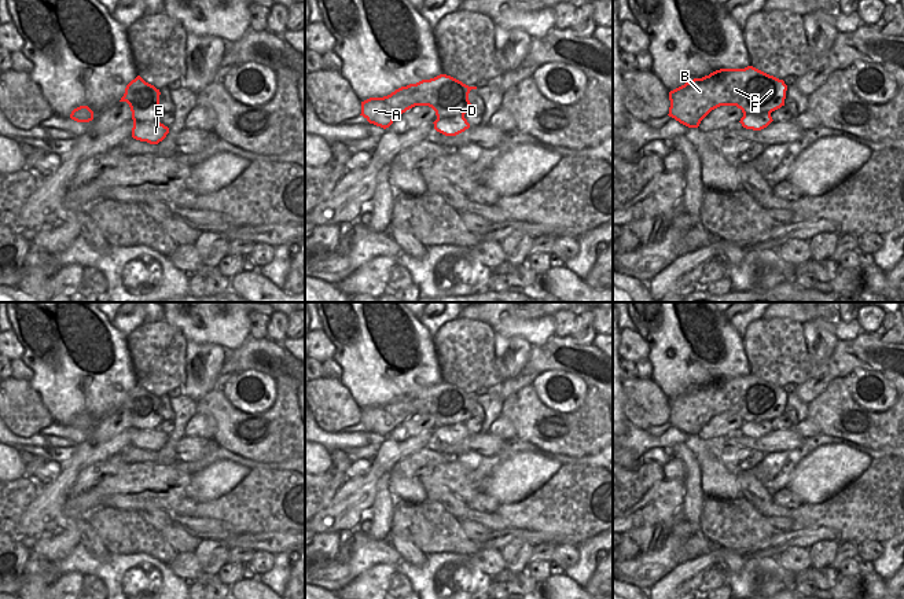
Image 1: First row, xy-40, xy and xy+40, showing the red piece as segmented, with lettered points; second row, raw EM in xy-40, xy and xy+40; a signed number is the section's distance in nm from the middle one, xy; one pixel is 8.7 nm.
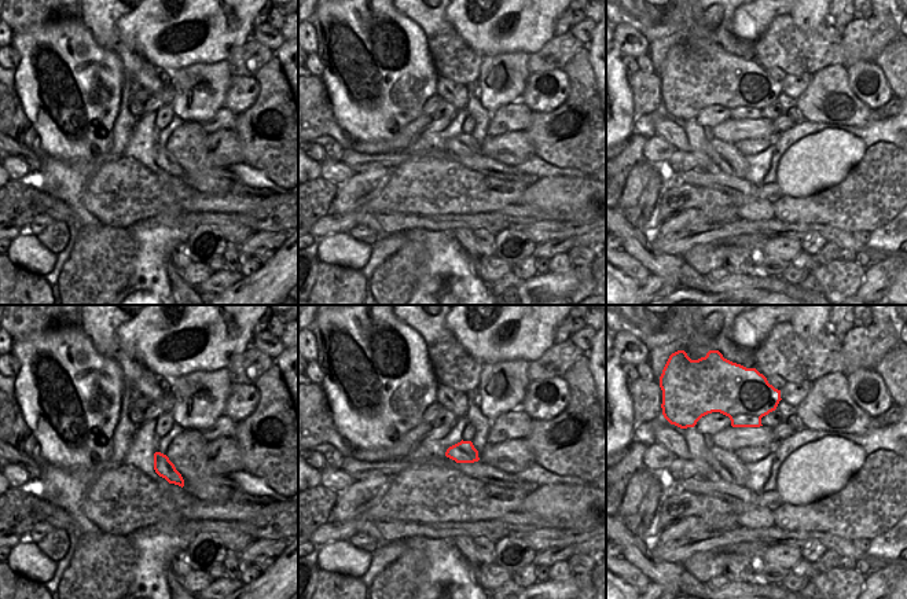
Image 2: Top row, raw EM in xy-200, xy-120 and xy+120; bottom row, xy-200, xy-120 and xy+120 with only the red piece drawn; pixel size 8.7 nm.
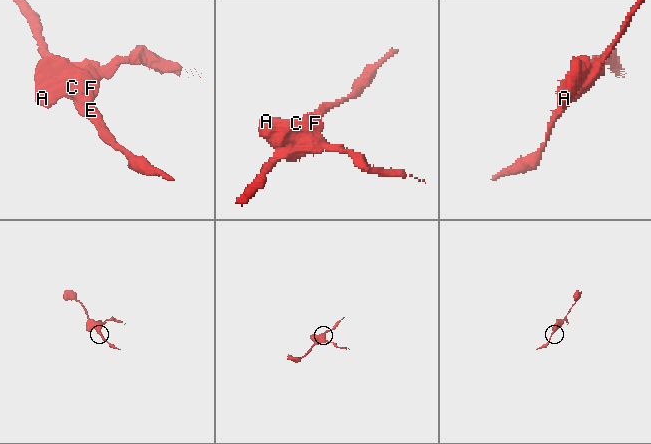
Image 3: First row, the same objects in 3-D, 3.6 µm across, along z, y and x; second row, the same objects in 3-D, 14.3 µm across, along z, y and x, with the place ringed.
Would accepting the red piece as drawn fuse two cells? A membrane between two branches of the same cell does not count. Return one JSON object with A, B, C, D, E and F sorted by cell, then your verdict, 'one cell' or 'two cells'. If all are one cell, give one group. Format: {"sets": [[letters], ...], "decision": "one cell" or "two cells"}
{"sets": [["A", "B", "C", "D", "F"], ["E"]], "decision": "two cells"}

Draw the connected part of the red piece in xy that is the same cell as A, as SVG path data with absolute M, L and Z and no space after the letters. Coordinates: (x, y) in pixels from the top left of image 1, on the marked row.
M440 74L430 80L401 87L383 98L370 98L361 102L361 114L370 124L389 128L396 118L415 106L429 106L437 118L464 115L471 110L468 93L477 87Z

